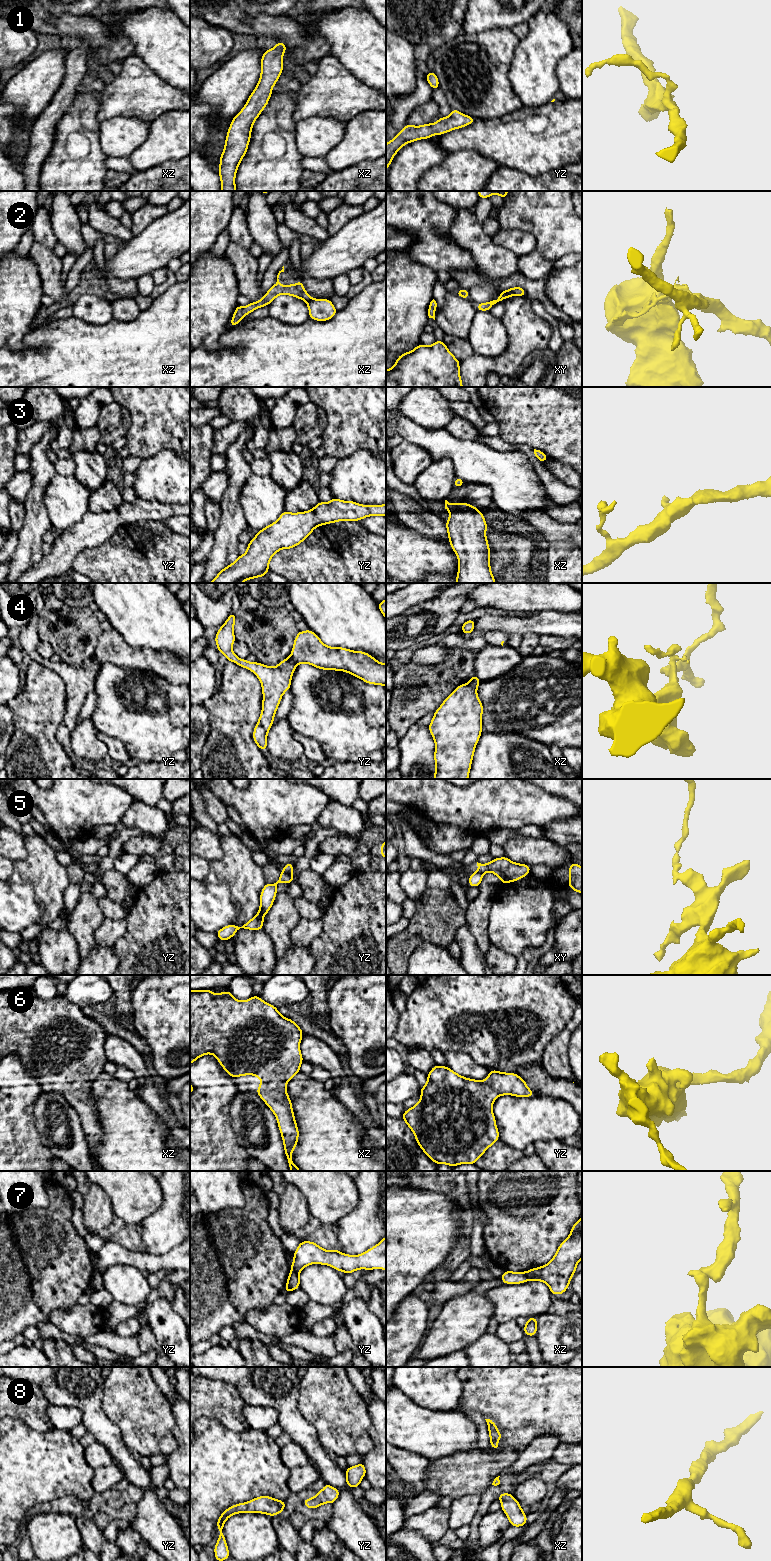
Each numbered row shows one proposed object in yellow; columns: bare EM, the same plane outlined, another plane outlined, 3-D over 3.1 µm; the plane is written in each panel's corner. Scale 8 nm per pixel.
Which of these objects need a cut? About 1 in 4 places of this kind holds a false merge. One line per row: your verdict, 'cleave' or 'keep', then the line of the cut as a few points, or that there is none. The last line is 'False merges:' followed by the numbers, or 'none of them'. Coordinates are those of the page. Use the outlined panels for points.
1: keep; cut none
2: cleave; cut xy (505, 291), (503, 298)
3: keep; cut none
4: cleave; cut xz (467, 683), (476, 687)
5: cleave; cut yz (291, 870), (282, 871)
6: keep; cut none
7: cleave; cut yz (291, 1268), (298, 1273)
8: keep; cut none
False merges: 2, 4, 5, 7

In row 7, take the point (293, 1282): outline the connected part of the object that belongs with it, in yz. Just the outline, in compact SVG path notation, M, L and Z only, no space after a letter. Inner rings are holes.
M291 1269L289 1276L288 1276L288 1280L285 1286L285 1292L291 1292L293 1290L298 1289L300 1286L300 1276L299 1273L293 1271Z

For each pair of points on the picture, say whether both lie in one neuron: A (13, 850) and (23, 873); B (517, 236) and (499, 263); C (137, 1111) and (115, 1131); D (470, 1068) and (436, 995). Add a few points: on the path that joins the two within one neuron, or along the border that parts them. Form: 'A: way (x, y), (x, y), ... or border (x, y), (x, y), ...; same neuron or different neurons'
A: border (25, 839), (26, 856), (14, 862); different neurons
B: border (491, 237), (495, 243), (507, 247), (518, 256); different neurons
C: way (132, 1116), (120, 1128); same neuron
D: border (443, 1051), (465, 1052), (474, 1061), (483, 1066); different neurons

